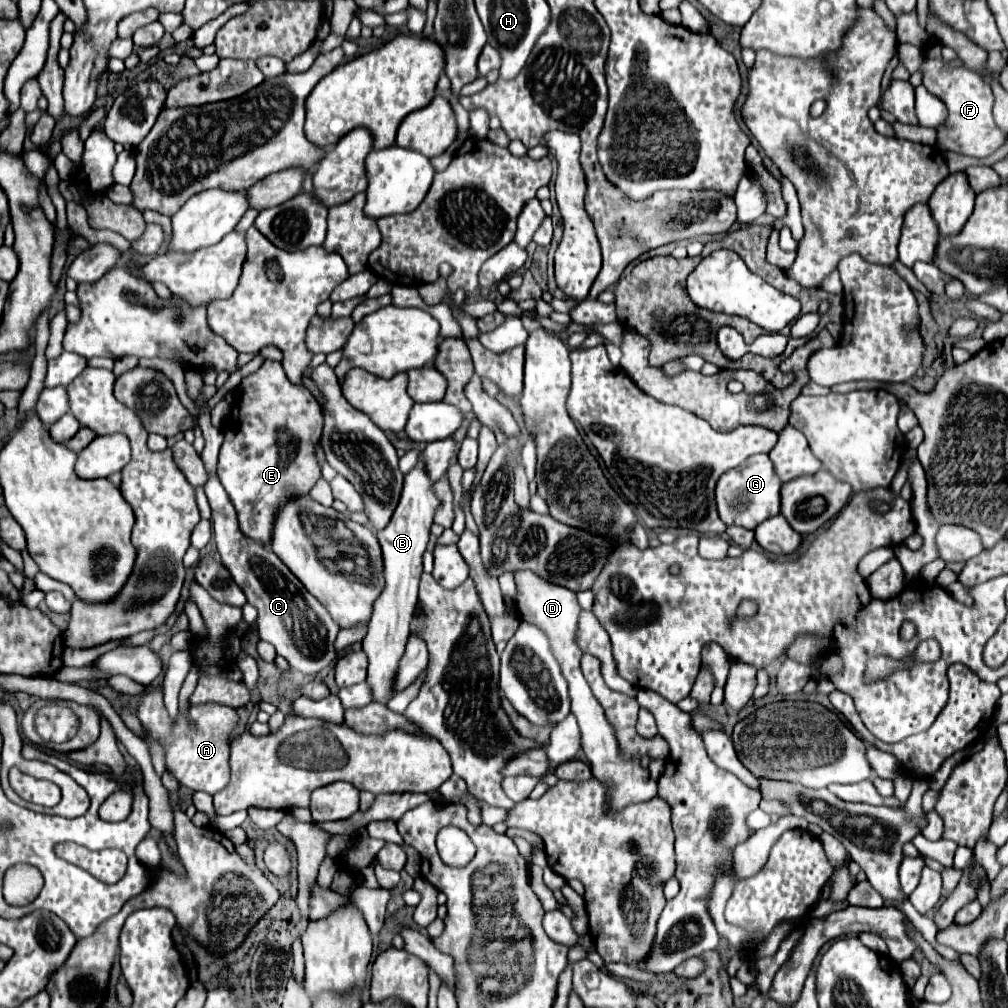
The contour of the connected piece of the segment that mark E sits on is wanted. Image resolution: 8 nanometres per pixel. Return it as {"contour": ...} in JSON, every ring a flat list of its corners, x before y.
{"contour":[[266,360,260,366,260,370,242,380,240,388,242,396,232,406,232,412,226,424,222,426,224,444,220,448,220,458,218,458,218,478,238,512,240,530,252,540,270,542,274,510,288,496,310,492,314,482,320,478,320,468,314,458,314,444,320,440,324,418,316,398,308,392,308,388,294,386,286,378,280,362]]}

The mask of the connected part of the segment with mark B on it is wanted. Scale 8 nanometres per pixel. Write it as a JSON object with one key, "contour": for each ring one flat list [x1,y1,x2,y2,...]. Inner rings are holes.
{"contour":[[420,454,418,464,404,476,404,488,398,502,398,508,382,534,378,534,378,542,384,558,384,580,386,586,378,600,374,602,372,618,368,624,368,634,362,640,362,650,368,656,368,684,372,686,374,702,386,704,392,698,392,680,398,668,398,662,404,654,404,646,408,642,408,626,412,620,412,612,418,602,418,584,422,576,422,554,426,552,430,526,434,522,434,512,440,506,440,500,434,494,434,480,430,480,426,472,424,454]]}

